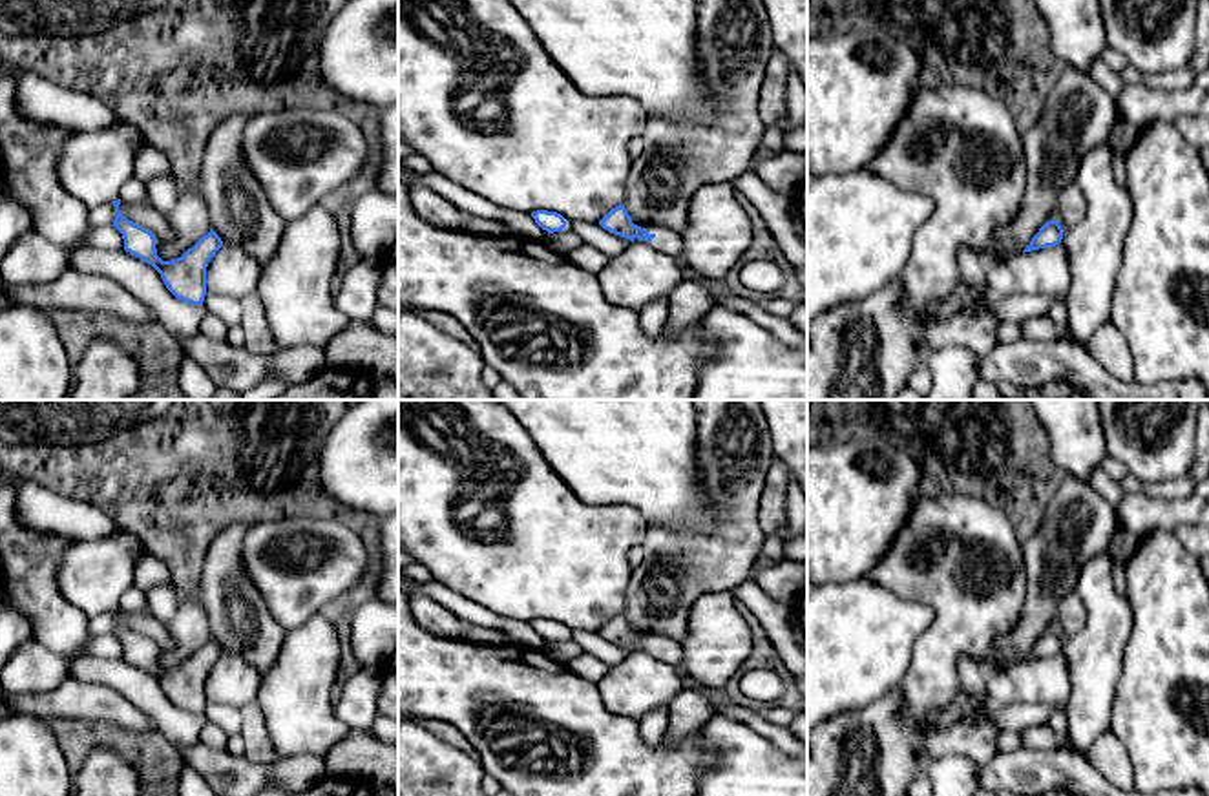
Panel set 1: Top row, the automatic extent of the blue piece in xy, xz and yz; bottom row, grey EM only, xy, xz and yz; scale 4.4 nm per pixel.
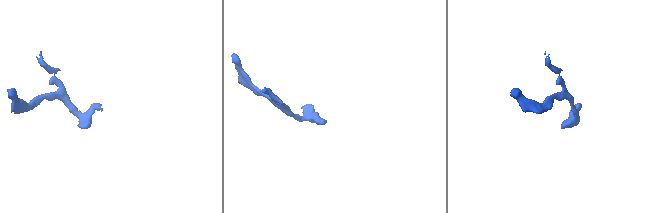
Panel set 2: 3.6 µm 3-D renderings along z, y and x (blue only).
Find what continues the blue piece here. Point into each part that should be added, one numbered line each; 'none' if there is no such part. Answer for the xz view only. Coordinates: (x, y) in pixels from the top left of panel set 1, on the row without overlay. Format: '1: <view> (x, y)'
1: xz (735, 450)

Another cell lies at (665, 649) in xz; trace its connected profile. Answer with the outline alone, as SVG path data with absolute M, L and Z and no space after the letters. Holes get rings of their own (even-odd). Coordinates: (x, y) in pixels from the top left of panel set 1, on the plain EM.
M648 634L647 641L656 644L652 650L647 650L650 655L654 655L668 665L674 665L674 666L681 665L681 661L685 657L681 643L672 641L665 635L654 635L654 634Z

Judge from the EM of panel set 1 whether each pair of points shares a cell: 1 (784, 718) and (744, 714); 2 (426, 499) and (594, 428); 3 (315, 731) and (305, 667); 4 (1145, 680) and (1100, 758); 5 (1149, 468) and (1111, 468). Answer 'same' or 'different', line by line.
1: different
2: different
3: same
4: different
5: different

